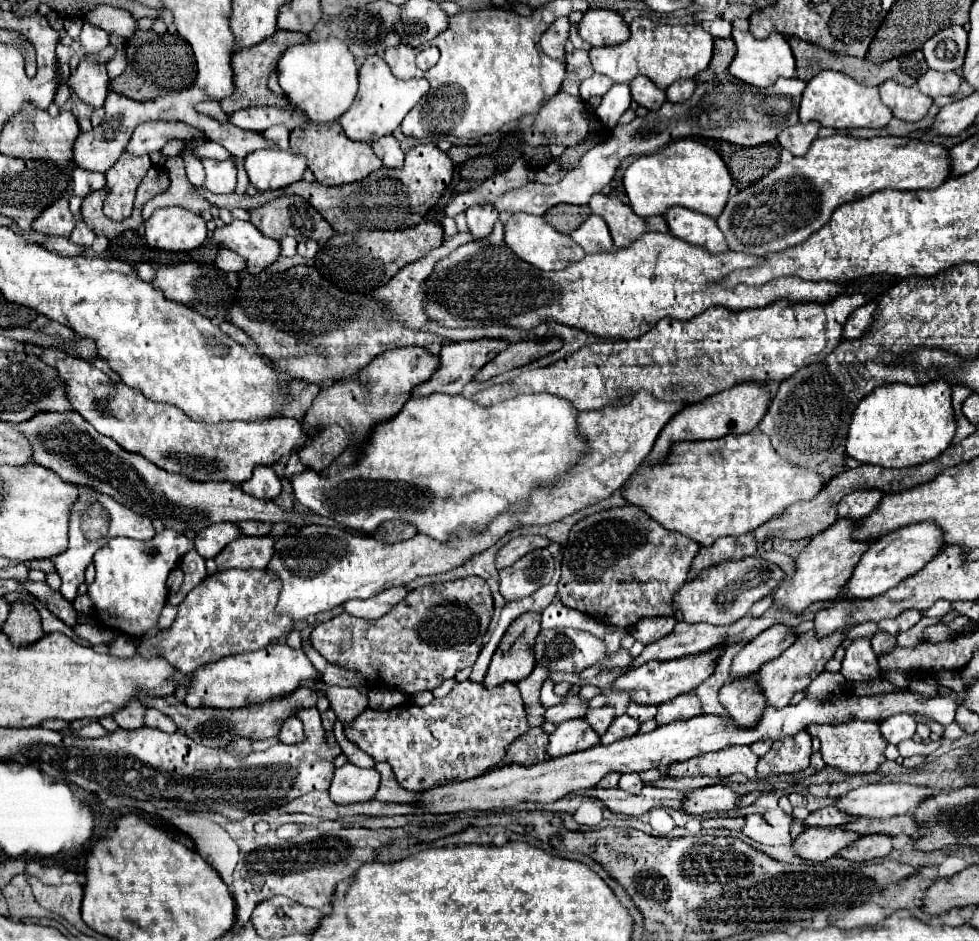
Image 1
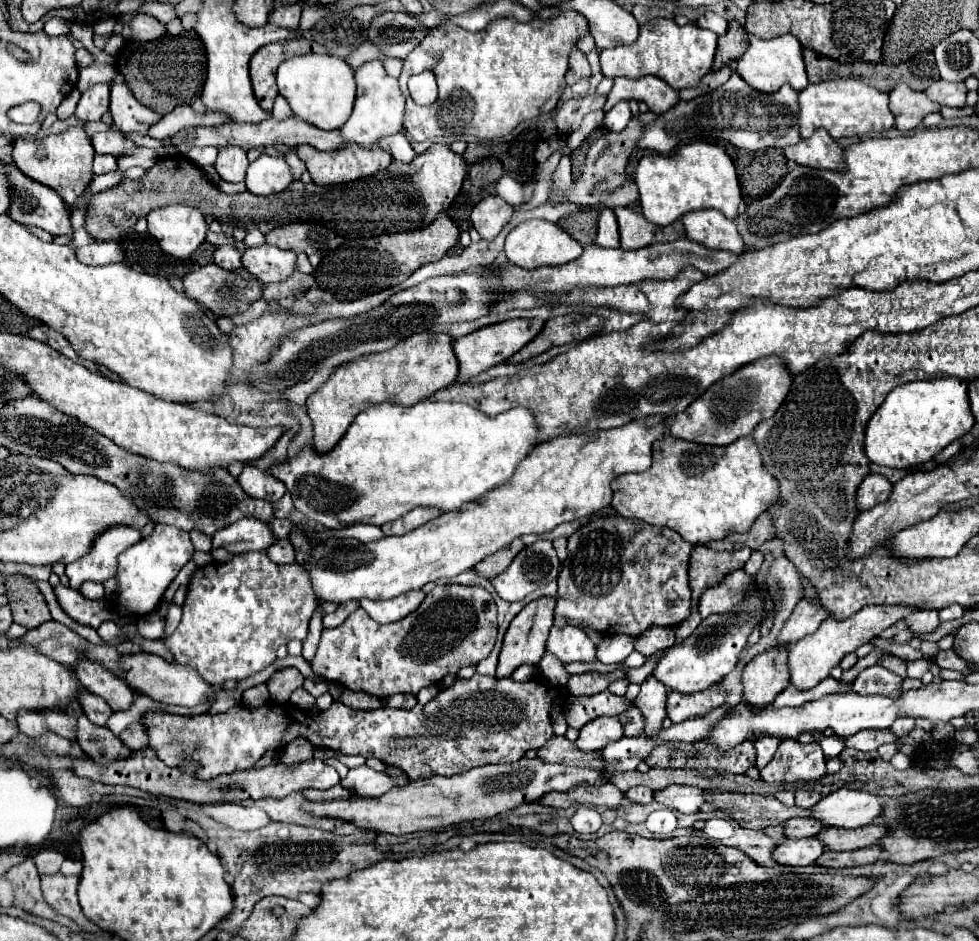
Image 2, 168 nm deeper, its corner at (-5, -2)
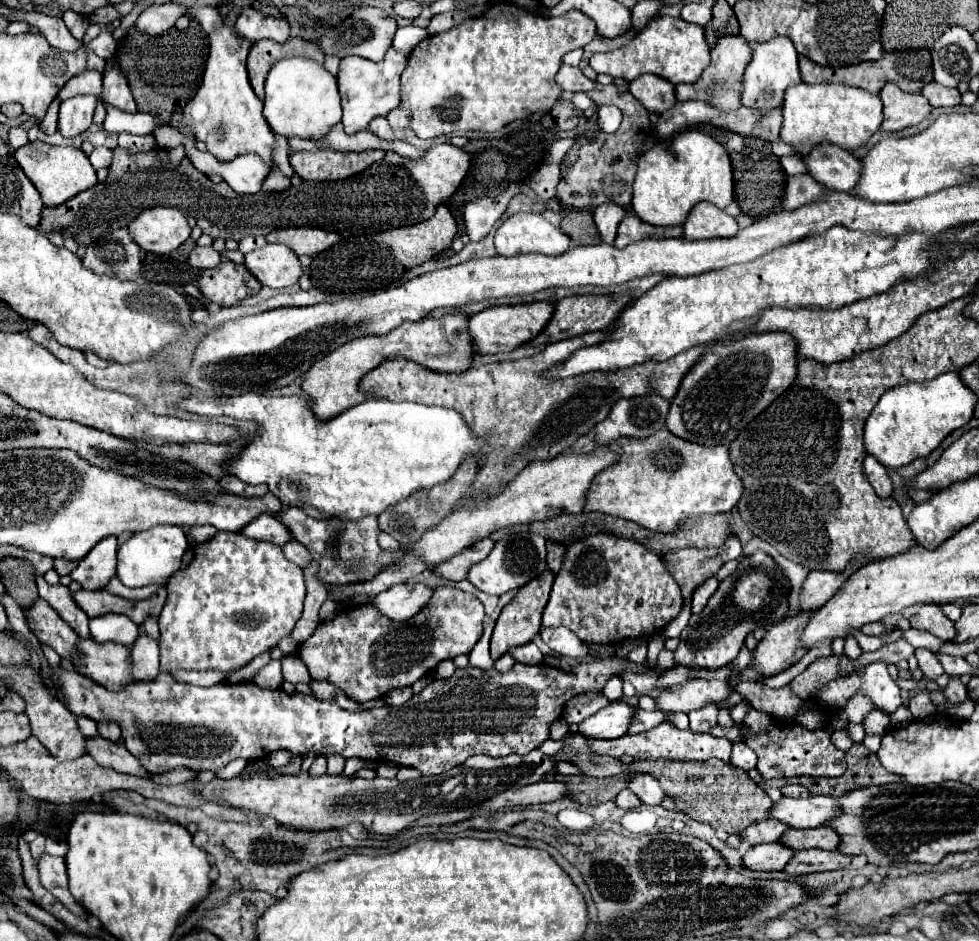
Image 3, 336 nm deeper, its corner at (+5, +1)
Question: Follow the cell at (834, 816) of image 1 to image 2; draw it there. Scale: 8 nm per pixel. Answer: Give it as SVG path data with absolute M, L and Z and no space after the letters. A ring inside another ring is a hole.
M804 817L804 819L788 819L786 823L782 823L782 829L788 839L804 839L818 835L822 825L816 819Z

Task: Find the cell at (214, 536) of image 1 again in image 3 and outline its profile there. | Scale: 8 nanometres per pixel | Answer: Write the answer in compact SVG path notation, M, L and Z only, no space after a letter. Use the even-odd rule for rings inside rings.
M262 514L258 518L254 518L250 524L246 524L240 534L252 538L252 540L264 540L264 542L272 542L272 544L286 544L288 540L292 540L292 534L288 532L288 528L284 524L280 524L280 520L272 514Z

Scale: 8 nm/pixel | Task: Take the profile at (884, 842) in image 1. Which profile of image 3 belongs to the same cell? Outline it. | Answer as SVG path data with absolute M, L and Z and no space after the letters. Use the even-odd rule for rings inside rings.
M800 850L794 854L794 858L784 866L784 872L788 874L808 874L808 872L824 872L824 870L840 870L848 868L852 862L852 856L842 854L840 850L828 852L828 850Z

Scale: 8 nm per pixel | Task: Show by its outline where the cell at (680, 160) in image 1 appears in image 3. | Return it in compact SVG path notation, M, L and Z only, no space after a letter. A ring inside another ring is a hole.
M686 130L668 144L656 144L638 160L634 178L634 212L654 226L678 226L686 220L692 206L708 200L726 208L734 200L734 178L728 152L712 136L698 130Z

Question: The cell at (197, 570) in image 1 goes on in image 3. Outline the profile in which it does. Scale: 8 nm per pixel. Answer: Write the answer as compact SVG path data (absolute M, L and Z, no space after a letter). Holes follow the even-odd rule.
M140 634L132 646L132 662L136 680L154 680L158 676L158 642Z

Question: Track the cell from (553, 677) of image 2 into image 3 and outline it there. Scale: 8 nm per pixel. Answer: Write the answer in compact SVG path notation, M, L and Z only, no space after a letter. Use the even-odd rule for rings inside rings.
M534 642L520 646L520 648L512 648L510 656L522 664L544 664L544 654L540 652L540 648Z

